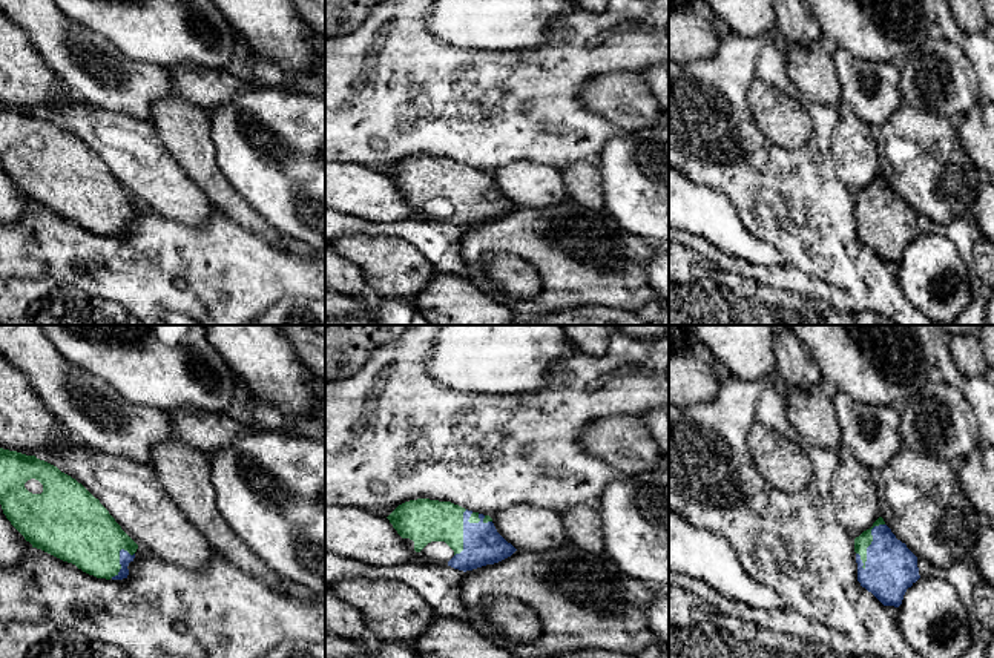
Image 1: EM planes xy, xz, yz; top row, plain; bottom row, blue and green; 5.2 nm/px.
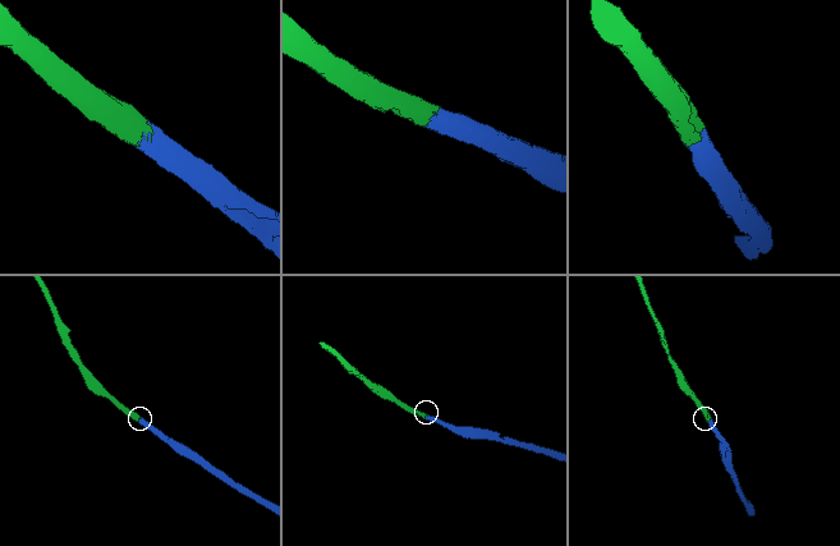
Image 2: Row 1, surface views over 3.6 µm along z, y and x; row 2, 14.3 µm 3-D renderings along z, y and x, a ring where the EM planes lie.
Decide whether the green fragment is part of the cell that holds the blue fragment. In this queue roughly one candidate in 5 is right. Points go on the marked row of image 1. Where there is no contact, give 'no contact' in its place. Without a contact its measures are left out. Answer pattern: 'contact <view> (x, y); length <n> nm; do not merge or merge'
contact yz (872, 543); length 260 nm; merge

